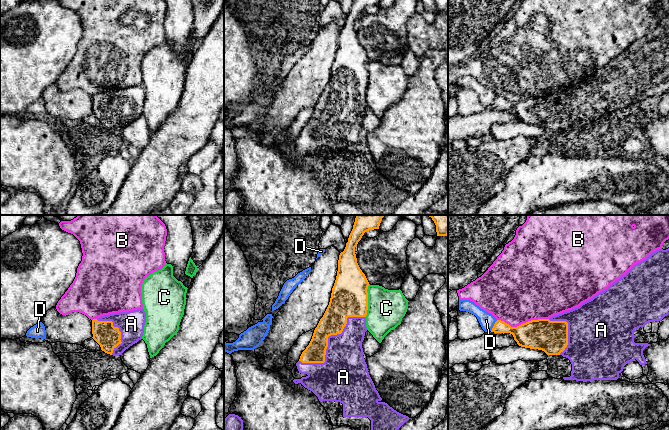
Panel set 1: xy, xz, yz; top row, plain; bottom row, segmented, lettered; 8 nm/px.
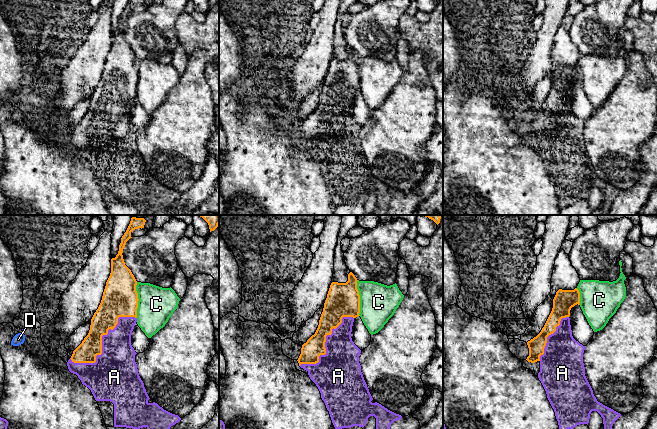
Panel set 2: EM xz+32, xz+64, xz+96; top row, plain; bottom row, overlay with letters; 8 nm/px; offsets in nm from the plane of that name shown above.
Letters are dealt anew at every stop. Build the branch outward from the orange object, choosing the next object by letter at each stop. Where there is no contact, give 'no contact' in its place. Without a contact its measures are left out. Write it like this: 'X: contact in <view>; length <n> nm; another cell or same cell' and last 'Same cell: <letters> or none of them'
A: contact in xz; length 650 nm; same cell
B: contact in yz; length 420 nm; another cell
C: contact in xz; length 260 nm; another cell
D: contact in yz; length 110 nm; another cell
Same cell: A

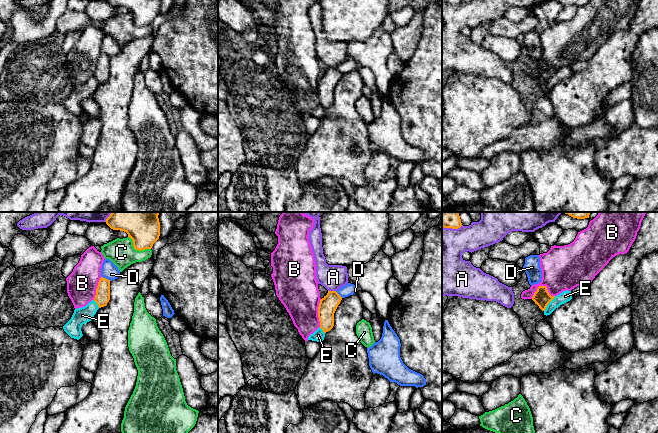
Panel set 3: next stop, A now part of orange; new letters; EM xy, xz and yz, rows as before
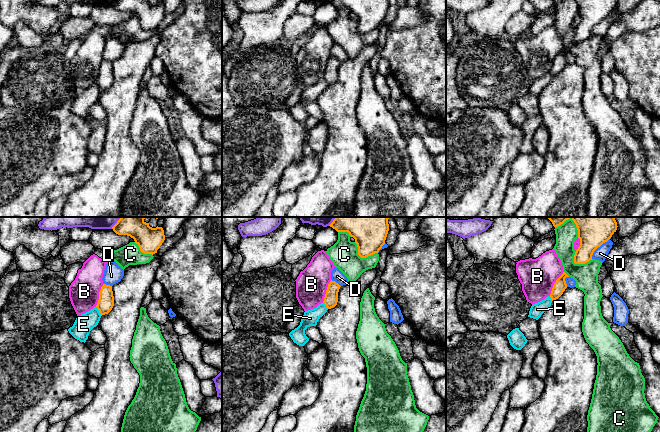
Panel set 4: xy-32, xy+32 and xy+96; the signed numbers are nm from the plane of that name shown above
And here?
A: contact in xz; length 60 nm; another cell
B: contact in yz; length 190 nm; another cell
C: contact in xy; length 220 nm; another cell
D: contact in xy; length 90 nm; another cell
E: contact in yz; length 160 nm; another cell
Same cell: none of them

